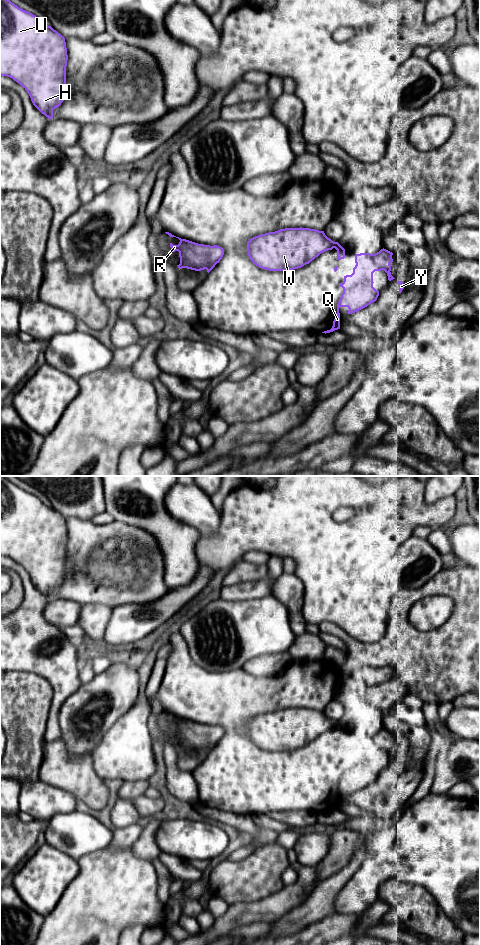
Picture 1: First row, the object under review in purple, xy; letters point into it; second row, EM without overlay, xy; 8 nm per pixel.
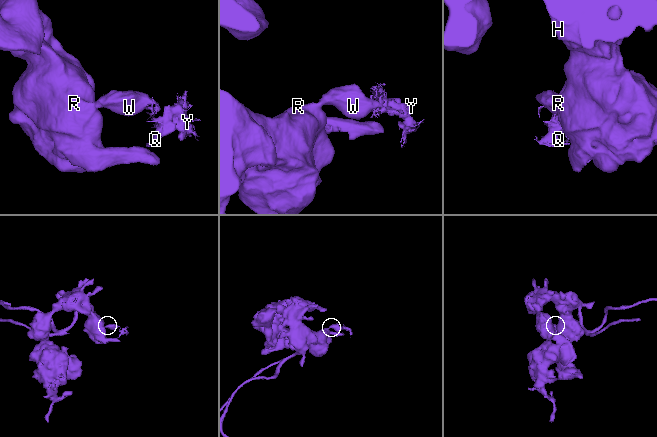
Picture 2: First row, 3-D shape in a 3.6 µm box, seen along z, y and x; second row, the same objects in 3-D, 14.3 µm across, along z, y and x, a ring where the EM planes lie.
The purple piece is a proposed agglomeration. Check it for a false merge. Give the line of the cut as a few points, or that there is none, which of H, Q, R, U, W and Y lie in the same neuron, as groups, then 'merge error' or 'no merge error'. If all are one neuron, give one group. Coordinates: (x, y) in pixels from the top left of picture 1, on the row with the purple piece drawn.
cut in xy along (336, 242), (333, 247); H R U W / Q Y; merge error

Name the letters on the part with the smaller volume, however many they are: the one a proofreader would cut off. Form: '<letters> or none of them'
Q, Y

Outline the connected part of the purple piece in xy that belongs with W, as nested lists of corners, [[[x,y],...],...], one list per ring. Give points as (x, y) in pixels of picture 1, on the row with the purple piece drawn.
[[[285,228],[251,238],[247,250],[250,260],[259,268],[289,271],[309,264],[321,253],[333,249],[335,243],[324,231]]]

